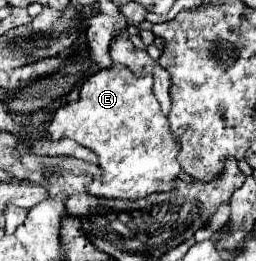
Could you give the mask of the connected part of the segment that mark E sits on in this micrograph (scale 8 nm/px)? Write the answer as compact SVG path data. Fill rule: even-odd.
M111 65L109 69L101 69L95 75L87 77L79 99L75 103L63 105L51 125L47 127L47 137L51 139L75 139L83 147L89 147L99 155L99 167L103 169L103 179L93 181L89 185L89 193L97 197L117 197L117 199L139 199L147 197L151 193L161 193L161 191L171 191L175 189L175 181L179 179L181 165L177 161L177 155L181 151L181 135L187 131L187 127L179 129L169 129L167 117L159 109L159 101L153 95L151 87L151 77L143 75L137 77L131 73L125 65Z

